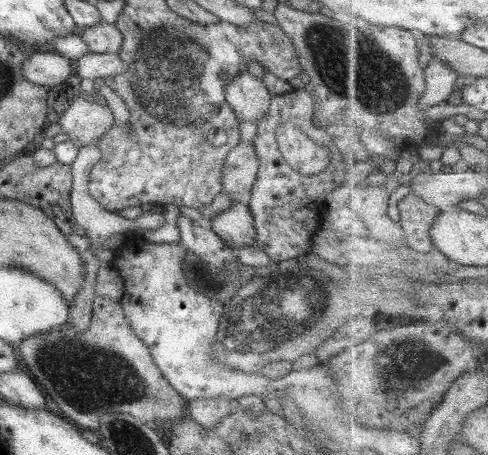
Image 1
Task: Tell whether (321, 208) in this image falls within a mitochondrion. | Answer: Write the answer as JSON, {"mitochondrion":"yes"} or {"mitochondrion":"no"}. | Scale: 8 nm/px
{"mitochondrion":"no"}

